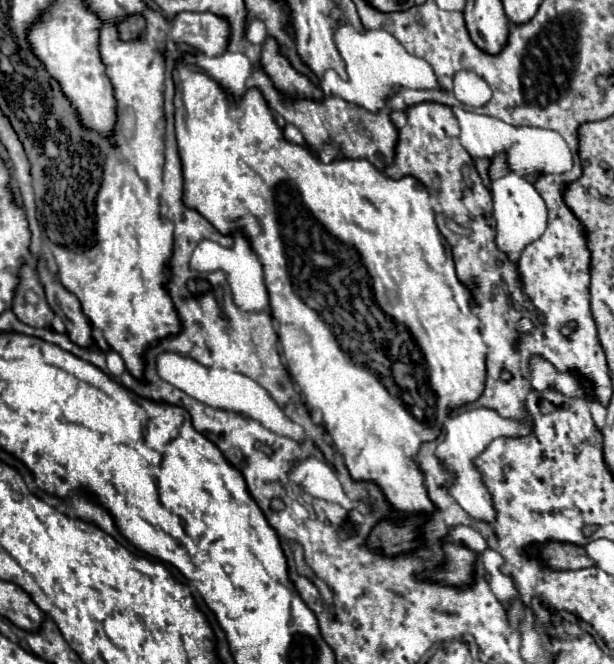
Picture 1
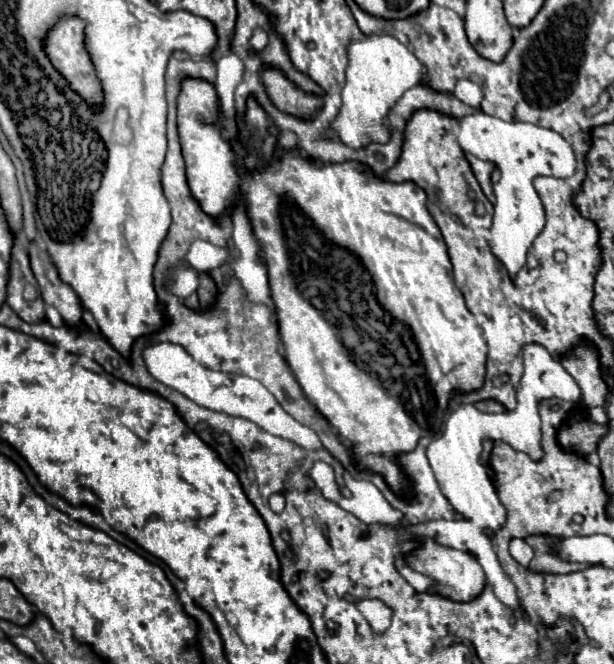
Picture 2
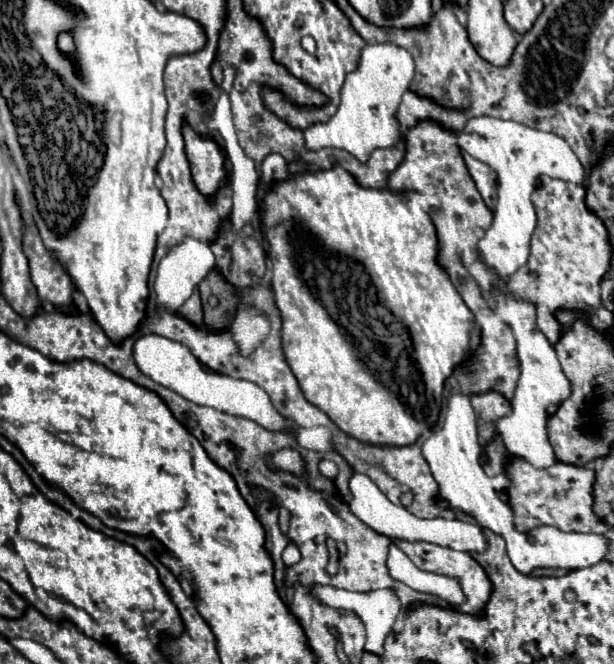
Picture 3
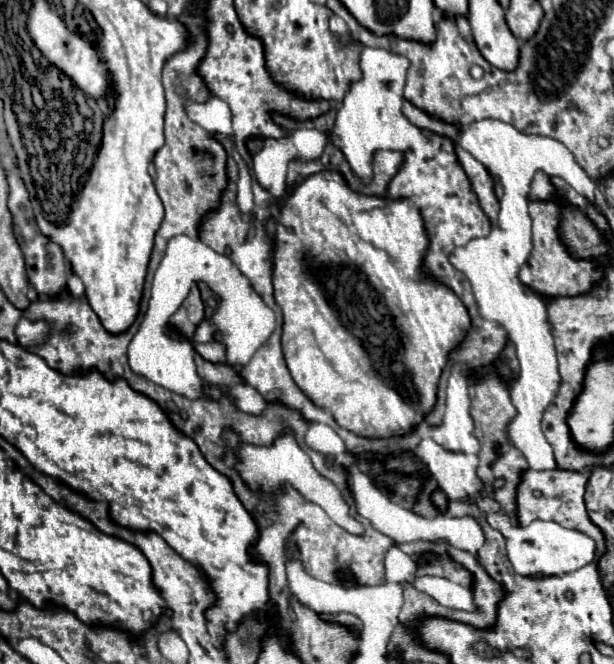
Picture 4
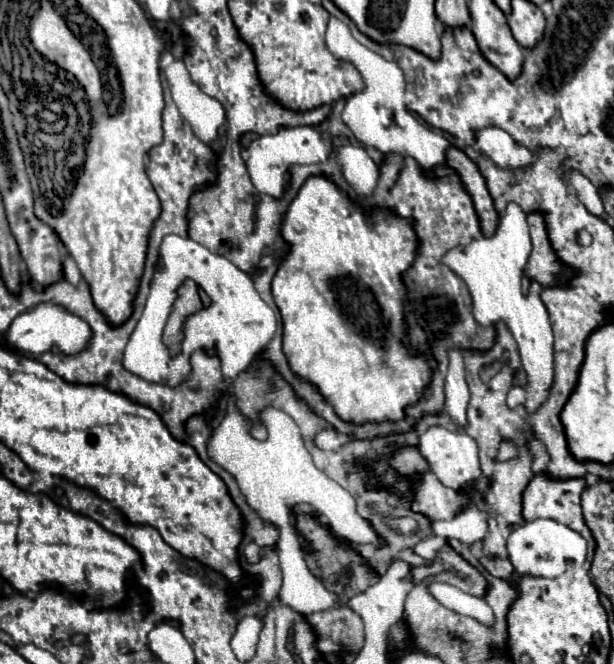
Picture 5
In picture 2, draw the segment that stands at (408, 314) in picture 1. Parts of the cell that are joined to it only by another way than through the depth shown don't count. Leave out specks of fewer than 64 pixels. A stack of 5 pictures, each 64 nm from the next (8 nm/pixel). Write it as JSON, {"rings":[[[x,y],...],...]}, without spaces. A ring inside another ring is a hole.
{"rings":[[[182,78],[180,82],[180,94],[178,94],[178,134],[180,134],[180,144],[182,144],[182,156],[186,162],[186,178],[188,186],[192,192],[192,198],[200,204],[200,208],[212,216],[220,218],[228,210],[234,210],[238,204],[242,204],[248,212],[252,230],[256,240],[260,242],[260,248],[264,252],[266,260],[266,270],[268,270],[268,280],[270,280],[270,290],[272,290],[272,300],[276,306],[276,318],[278,318],[278,328],[280,328],[280,338],[286,348],[286,362],[292,368],[296,382],[300,384],[304,396],[320,410],[320,414],[328,420],[332,430],[340,434],[342,442],[352,442],[352,464],[360,472],[372,472],[380,474],[388,488],[400,496],[400,498],[412,498],[412,482],[404,474],[400,466],[400,456],[412,452],[416,448],[418,440],[424,436],[436,434],[436,428],[442,426],[446,408],[450,400],[456,394],[468,394],[474,390],[480,390],[484,384],[486,376],[486,352],[488,346],[484,344],[482,332],[476,326],[474,316],[468,312],[464,304],[462,292],[456,288],[454,274],[452,274],[452,262],[448,256],[446,242],[440,236],[440,230],[434,222],[434,218],[428,212],[428,196],[422,188],[418,188],[414,182],[388,182],[384,178],[378,178],[370,166],[362,162],[342,162],[342,164],[330,164],[330,168],[316,168],[310,158],[304,158],[300,154],[294,154],[292,150],[282,150],[282,154],[272,152],[270,158],[266,158],[260,150],[254,148],[256,142],[264,142],[270,136],[270,122],[268,114],[264,108],[256,102],[254,96],[246,100],[246,112],[244,120],[238,124],[240,130],[240,152],[236,150],[234,142],[224,140],[222,136],[222,126],[220,126],[220,104],[218,104],[218,94],[214,86],[208,80],[202,78]]]}

